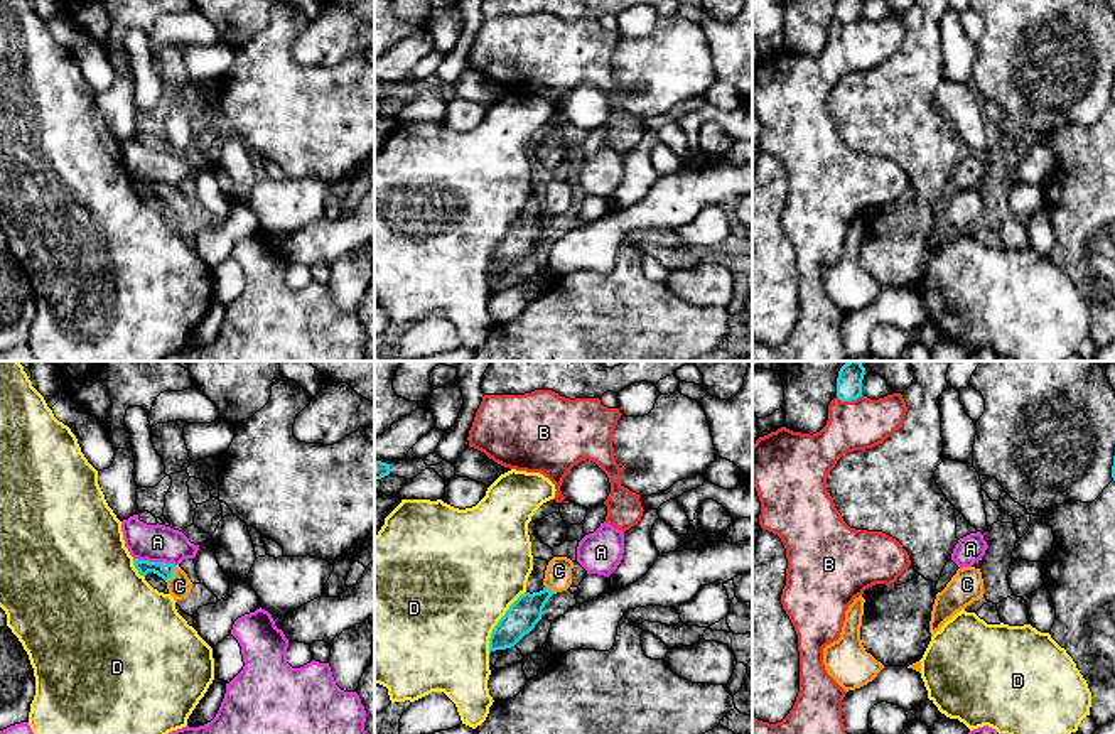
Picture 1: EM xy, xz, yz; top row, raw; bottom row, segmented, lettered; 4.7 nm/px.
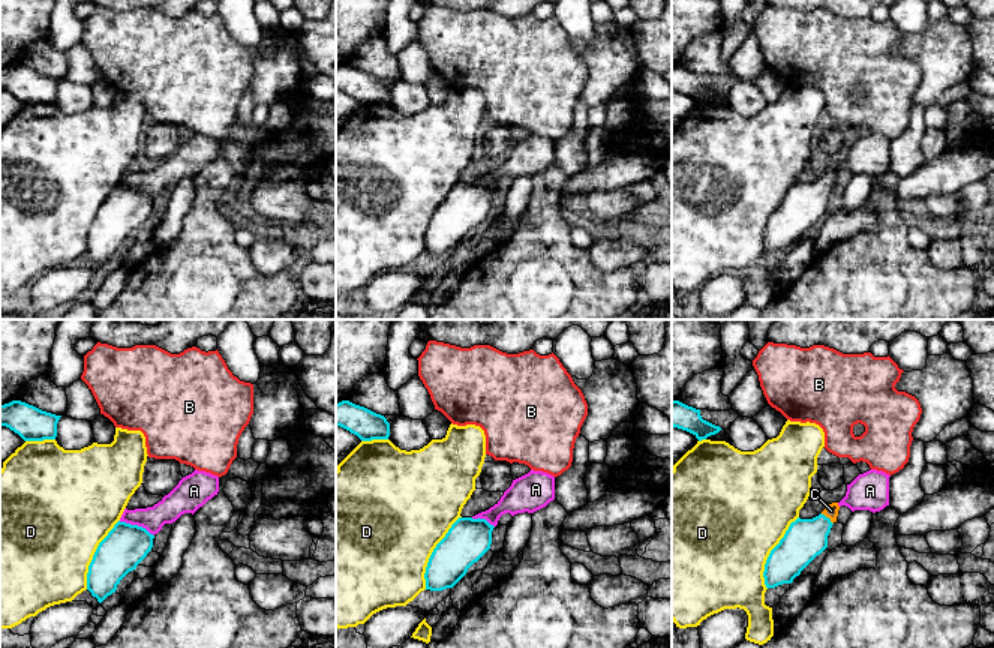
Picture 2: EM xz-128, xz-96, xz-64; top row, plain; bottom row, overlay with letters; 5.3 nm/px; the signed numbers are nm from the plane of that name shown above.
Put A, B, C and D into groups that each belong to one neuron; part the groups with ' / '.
A / B / C / D

